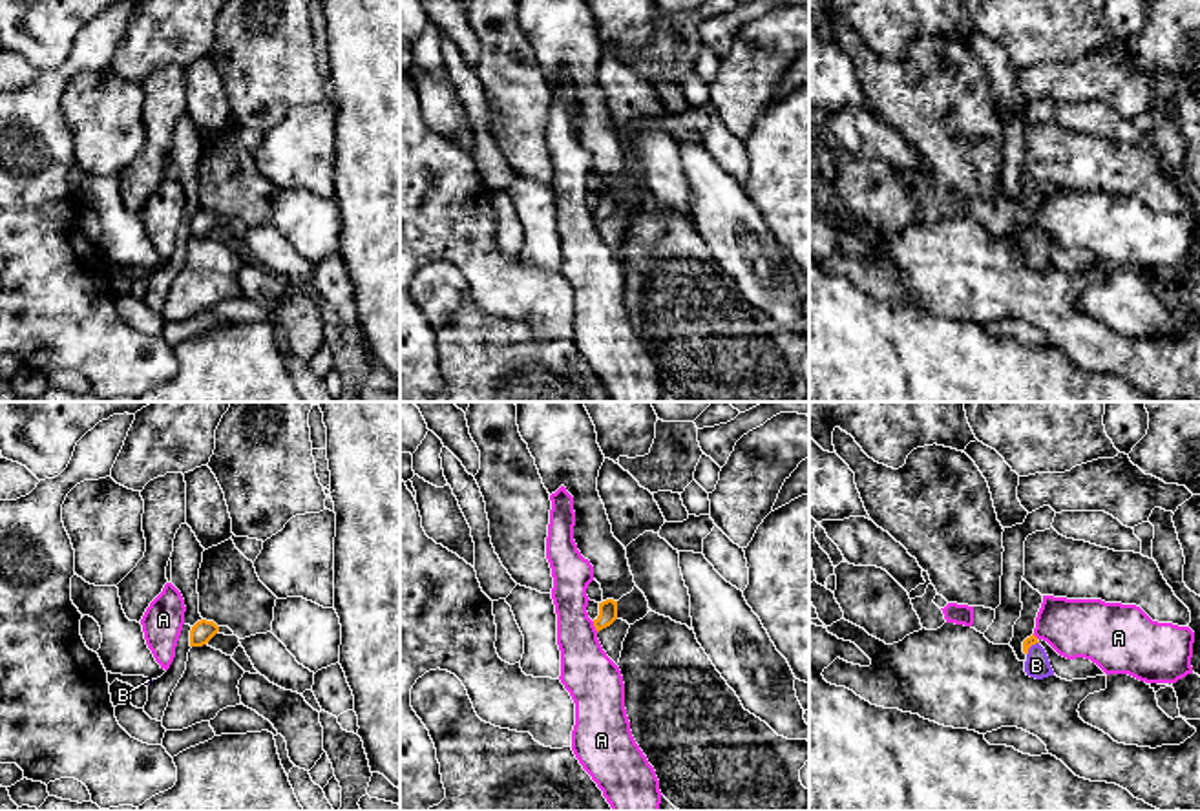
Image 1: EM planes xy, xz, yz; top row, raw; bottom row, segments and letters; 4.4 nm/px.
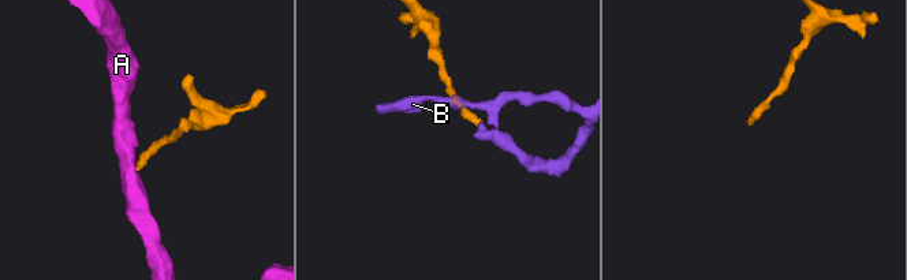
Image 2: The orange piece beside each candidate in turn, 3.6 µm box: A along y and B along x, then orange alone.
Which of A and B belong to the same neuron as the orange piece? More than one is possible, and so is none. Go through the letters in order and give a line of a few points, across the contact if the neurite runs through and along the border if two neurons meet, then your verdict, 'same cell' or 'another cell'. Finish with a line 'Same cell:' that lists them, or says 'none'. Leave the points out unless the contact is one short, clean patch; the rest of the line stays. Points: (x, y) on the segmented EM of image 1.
A: xz (592, 621), (598, 631) | another cell
B: yz (1032, 640), (1031, 645), (1036, 654), (1036, 665) | same cell
Same cell: B

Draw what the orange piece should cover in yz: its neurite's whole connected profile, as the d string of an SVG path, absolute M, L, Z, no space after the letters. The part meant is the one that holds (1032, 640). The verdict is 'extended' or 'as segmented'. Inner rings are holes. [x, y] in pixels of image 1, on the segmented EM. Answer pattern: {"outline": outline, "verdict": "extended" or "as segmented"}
{"outline": "M1034 634L1023 641L1023 652L1026 654L1025 661L1026 676L1036 679L1054 676L1048 656Z", "verdict": "extended"}

